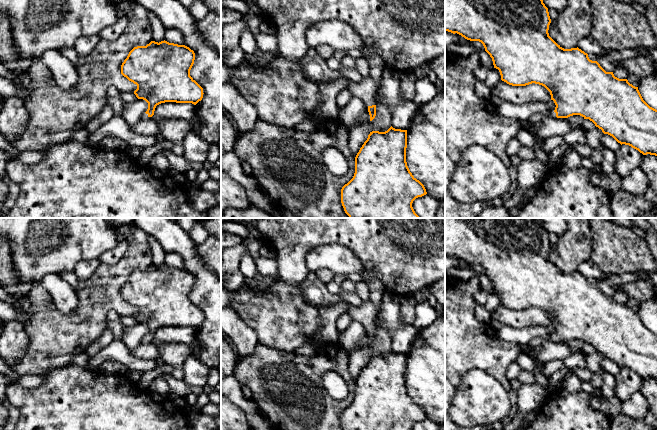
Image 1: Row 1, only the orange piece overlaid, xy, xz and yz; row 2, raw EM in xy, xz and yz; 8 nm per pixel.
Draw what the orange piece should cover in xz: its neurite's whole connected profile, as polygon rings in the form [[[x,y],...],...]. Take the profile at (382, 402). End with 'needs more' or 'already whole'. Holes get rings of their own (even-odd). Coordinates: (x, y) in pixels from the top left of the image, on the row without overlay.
[[[392,350],[385,356],[372,355],[355,381],[353,402],[341,413],[342,430],[412,430],[413,425],[427,418],[424,409],[410,396],[406,386],[407,354]]] | already whole

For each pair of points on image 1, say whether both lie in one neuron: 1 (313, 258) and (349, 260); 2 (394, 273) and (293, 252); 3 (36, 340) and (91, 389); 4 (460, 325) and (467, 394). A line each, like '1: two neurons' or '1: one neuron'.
1: one neuron
2: one neuron
3: two neurons
4: two neurons

